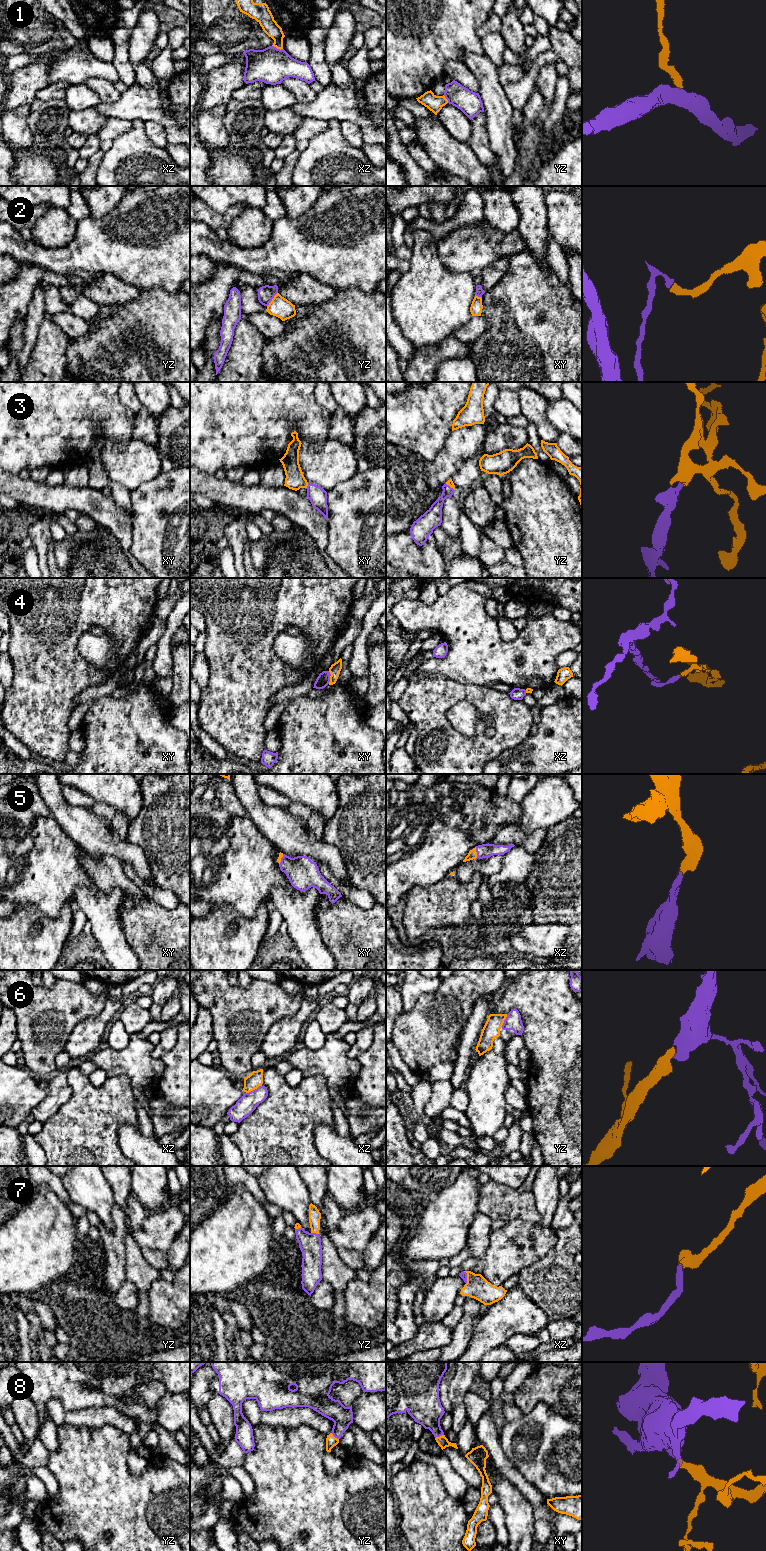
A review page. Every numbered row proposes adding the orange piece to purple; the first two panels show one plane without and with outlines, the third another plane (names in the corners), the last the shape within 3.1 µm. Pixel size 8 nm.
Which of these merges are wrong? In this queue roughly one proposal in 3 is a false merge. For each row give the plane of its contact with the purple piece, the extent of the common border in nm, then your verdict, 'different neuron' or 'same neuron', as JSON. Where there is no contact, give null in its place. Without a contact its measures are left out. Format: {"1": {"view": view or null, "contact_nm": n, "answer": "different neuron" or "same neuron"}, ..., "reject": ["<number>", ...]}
{"1": {"view": "xz", "contact_nm": 90, "answer": "same neuron"}, "2": {"view": "yz", "contact_nm": 150, "answer": "different neuron"}, "3": {"view": "xy", "contact_nm": 50, "answer": "same neuron"}, "4": {"view": "xy", "contact_nm": 100, "answer": "different neuron"}, "5": {"view": "xz", "contact_nm": 90, "answer": "same neuron"}, "6": {"view": "xz", "contact_nm": 140, "answer": "same neuron"}, "7": {"view": "yz", "contact_nm": 60, "answer": "same neuron"}, "8": {"view": "xy", "contact_nm": 80, "answer": "same neuron"}, "reject": ["2", "4"]}

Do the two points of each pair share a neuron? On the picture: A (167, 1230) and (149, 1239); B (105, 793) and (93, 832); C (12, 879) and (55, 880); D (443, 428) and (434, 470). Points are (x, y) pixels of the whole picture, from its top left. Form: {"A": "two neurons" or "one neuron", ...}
{"A": "one neuron", "B": "two neurons", "C": "one neuron", "D": "two neurons"}

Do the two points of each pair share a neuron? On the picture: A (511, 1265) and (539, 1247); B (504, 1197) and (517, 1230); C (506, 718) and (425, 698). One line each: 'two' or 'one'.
A: one
B: two
C: one

